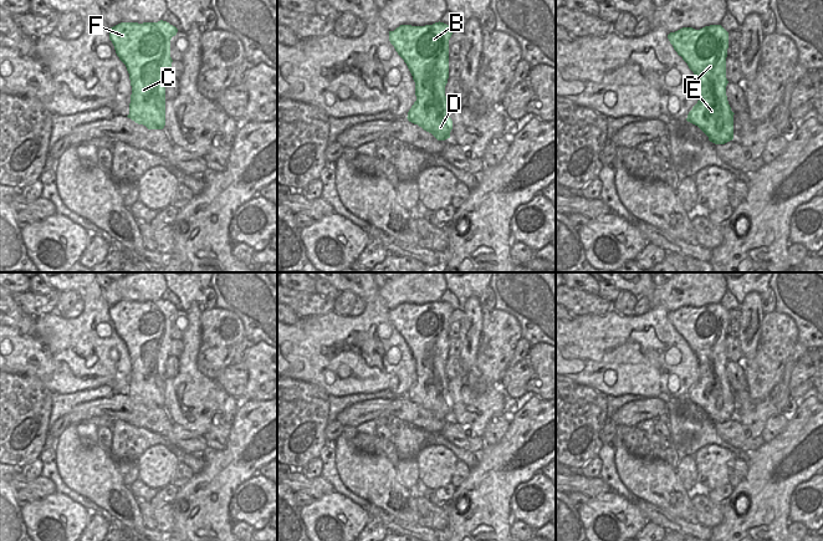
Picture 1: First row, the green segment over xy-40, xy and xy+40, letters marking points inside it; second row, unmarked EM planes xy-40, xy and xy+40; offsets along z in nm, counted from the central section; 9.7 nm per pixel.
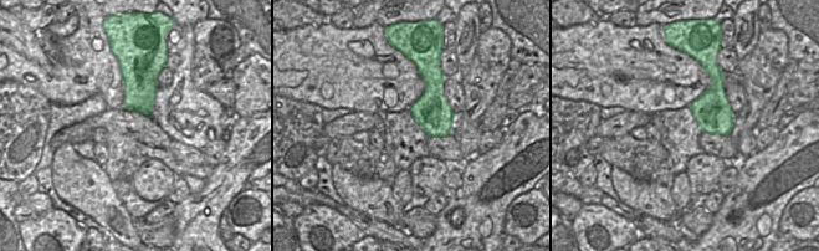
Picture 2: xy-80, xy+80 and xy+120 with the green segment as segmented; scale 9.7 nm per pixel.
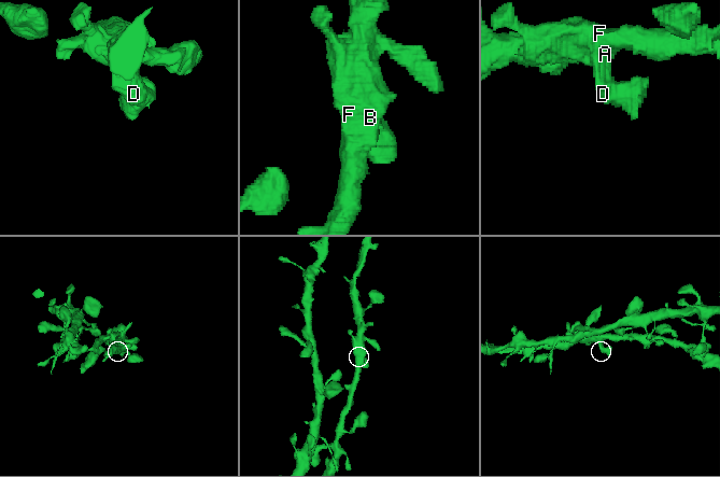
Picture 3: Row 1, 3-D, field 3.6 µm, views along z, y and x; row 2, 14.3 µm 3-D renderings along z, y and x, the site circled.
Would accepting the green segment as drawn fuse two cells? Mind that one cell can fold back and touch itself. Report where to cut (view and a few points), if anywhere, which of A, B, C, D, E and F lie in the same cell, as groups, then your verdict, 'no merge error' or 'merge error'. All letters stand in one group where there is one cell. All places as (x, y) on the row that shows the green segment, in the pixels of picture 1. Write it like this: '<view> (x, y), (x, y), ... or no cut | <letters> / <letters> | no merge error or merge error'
no cut | A B C D E F | no merge error

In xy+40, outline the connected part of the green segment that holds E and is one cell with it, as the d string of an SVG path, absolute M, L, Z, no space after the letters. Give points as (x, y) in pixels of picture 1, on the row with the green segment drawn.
M721 25L700 30L683 27L668 35L699 83L699 101L686 121L697 126L715 144L733 139L733 112L727 101L726 57L729 32Z

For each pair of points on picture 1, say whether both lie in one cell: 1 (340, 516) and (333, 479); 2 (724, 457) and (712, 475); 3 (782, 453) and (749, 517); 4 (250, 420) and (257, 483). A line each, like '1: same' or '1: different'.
1: different
2: same
3: same
4: different

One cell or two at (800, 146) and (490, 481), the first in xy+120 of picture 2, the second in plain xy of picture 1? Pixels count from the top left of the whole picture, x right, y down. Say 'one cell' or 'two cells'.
one cell

